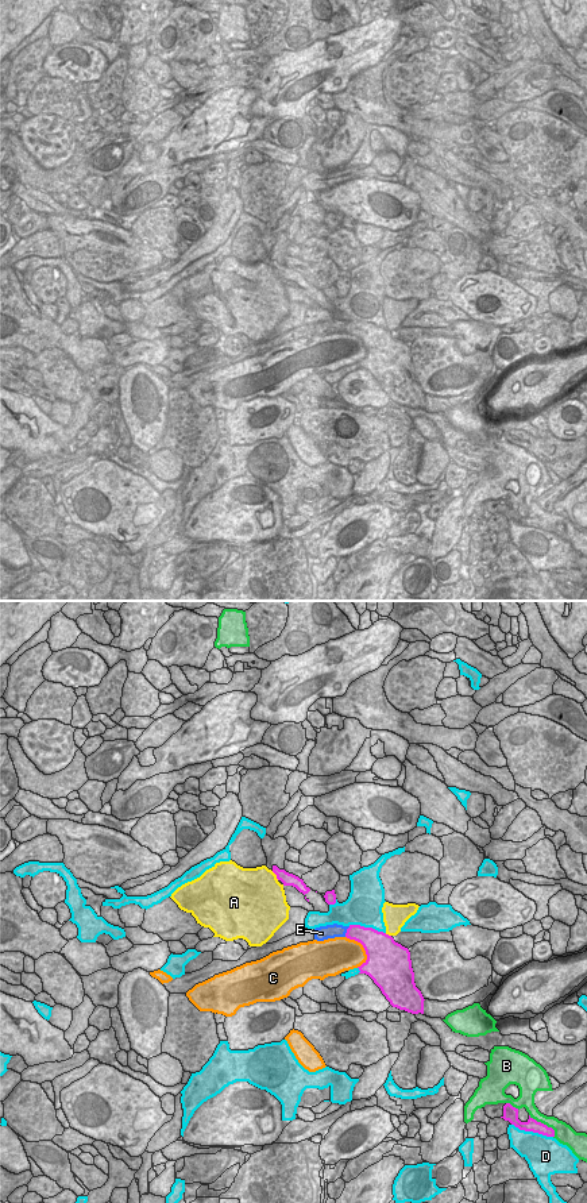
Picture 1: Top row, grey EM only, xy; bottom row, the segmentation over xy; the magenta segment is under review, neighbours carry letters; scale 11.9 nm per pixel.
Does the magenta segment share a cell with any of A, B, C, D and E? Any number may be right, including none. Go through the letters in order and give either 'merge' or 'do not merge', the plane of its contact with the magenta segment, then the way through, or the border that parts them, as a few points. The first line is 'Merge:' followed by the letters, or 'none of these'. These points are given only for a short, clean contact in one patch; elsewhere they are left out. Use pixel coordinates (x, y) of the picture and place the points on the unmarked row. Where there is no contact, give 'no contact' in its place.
Merge: none of these
A: do not merge; contact in xy
B: do not merge; contact in xy
C: do not merge; contact in xy
D: do not merge; contact in xy
E: do not merge; contact in xy; border xy (350, 322), (344, 331)

